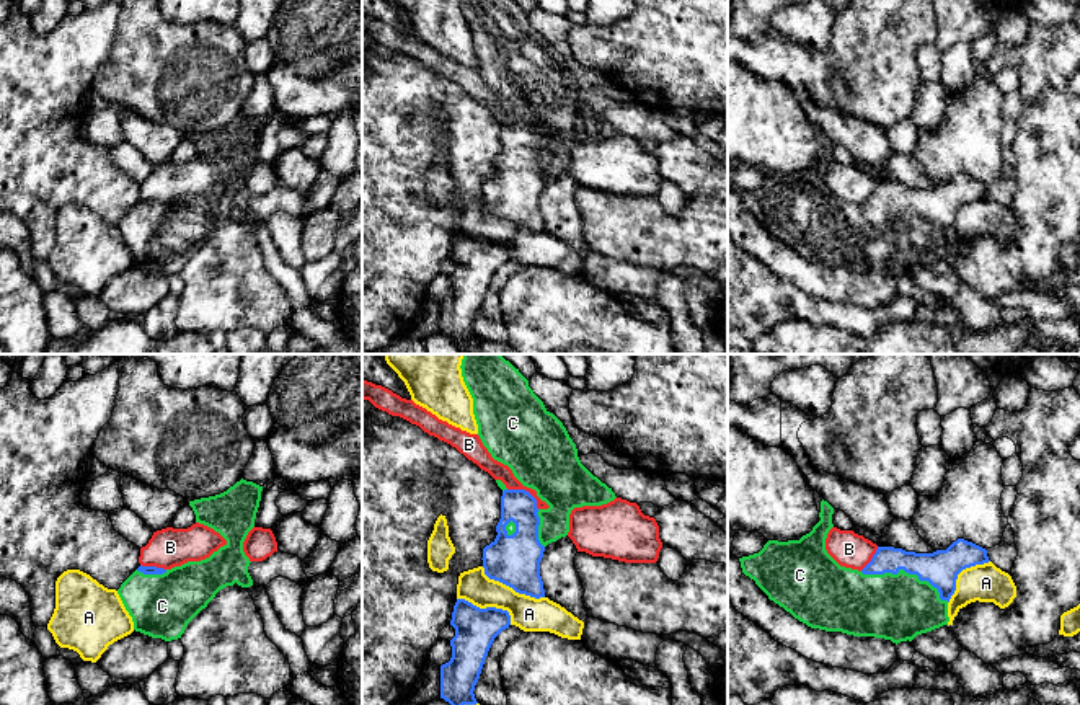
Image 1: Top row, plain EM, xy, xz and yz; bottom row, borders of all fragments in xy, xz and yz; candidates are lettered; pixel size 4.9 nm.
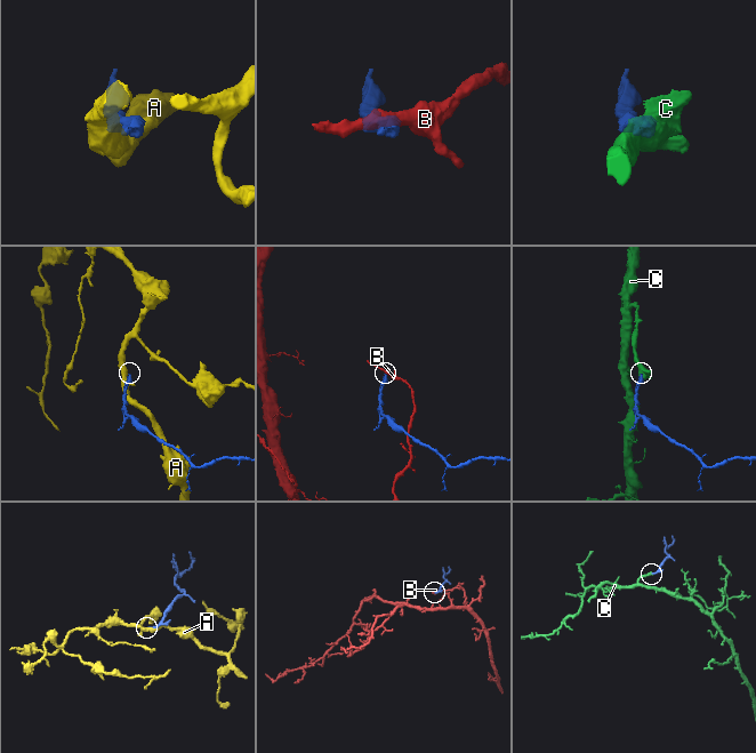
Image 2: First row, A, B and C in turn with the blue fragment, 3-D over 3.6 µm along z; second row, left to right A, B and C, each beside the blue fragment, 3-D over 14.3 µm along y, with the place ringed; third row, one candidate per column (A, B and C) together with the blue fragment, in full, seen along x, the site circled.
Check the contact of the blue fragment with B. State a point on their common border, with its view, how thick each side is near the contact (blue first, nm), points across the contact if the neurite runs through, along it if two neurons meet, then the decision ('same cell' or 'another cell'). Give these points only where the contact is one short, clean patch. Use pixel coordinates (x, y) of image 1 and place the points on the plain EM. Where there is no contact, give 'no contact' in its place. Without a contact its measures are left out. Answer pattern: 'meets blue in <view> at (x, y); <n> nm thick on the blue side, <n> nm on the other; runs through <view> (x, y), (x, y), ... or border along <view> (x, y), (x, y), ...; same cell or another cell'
meets blue in xz at (524, 124); 160 nm thick on the blue side, 90 nm on the other; border along xz (508, 123), (524, 123), (539, 142); another cell

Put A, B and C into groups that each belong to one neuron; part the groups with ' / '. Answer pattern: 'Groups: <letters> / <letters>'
Groups: A / B / C

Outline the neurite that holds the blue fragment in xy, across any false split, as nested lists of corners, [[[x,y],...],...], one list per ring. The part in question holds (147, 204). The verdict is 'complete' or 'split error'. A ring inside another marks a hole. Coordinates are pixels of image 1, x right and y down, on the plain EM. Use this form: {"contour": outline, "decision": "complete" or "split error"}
{"contour": [[[241,113],[220,129],[189,135],[196,157],[219,166],[227,178],[206,194],[171,204],[140,199],[117,224],[135,266],[178,274],[220,224],[235,217],[253,220],[243,176],[255,162],[261,126],[263,121]]], "decision": "split error"}

